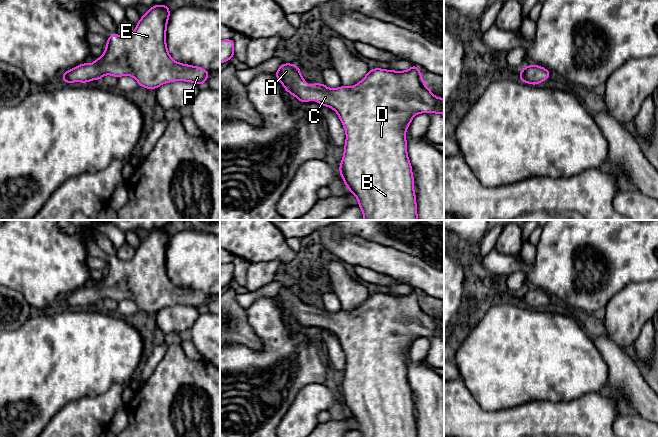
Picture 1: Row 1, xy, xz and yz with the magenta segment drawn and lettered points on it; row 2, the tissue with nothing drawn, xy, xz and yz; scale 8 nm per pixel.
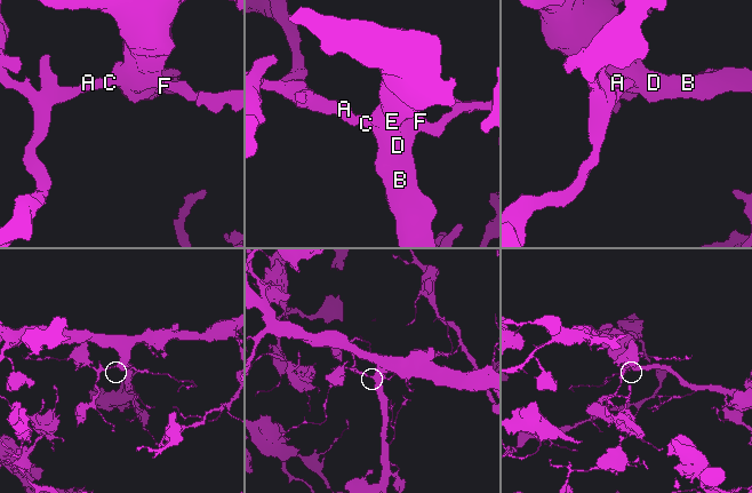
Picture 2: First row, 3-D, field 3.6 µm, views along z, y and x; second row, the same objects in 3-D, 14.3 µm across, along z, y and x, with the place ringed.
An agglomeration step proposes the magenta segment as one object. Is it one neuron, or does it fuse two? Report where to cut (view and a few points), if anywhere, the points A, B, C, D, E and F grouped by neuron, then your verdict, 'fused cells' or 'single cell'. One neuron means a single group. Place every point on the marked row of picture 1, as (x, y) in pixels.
no cut | A B C D E F | single cell

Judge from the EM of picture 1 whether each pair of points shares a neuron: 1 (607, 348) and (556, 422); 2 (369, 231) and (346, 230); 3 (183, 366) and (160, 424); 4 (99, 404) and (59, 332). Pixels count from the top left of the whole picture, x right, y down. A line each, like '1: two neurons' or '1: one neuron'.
1: two neurons
2: one neuron
3: one neuron
4: two neurons

